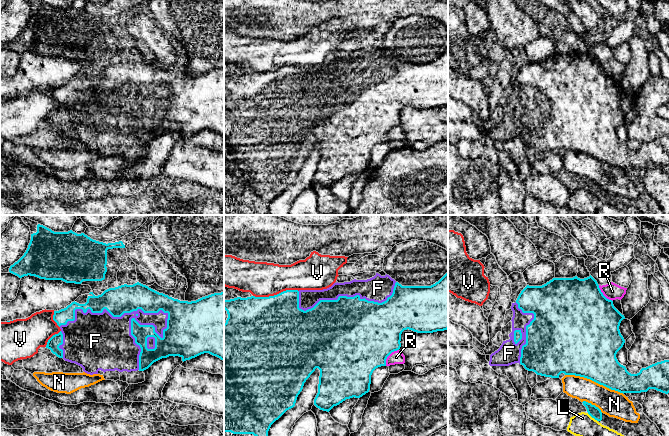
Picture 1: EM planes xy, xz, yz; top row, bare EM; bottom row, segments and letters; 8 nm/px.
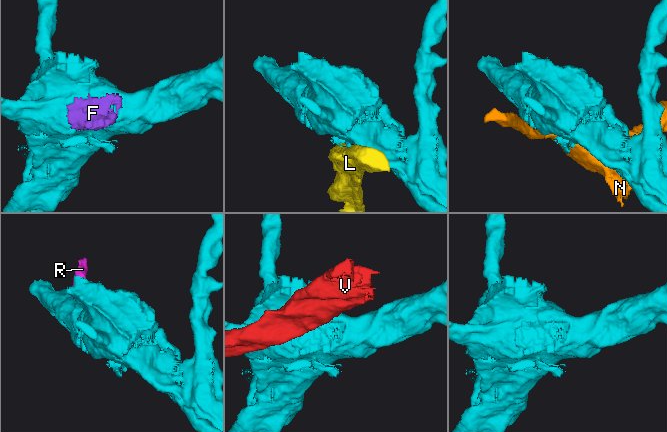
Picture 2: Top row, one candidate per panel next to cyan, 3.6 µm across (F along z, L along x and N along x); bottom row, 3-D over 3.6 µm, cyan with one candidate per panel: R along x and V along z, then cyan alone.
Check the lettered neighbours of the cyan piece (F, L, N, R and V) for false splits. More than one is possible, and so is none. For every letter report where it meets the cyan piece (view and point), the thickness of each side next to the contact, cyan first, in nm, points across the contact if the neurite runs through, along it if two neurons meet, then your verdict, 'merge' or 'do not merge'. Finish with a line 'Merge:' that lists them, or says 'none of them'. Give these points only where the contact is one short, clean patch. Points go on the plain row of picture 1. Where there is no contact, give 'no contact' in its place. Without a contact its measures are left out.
F: xy (109, 88) | 220/460 nm | merge
L: yz (592, 193) | 90/190 nm | do not merge
N: yz (594, 157) | 420/200 nm | do not merge
R: xz (388, 131) | 500/110 nm | do not merge
V: xz (275, 71) | 480/280 nm | do not merge
Merge: F

